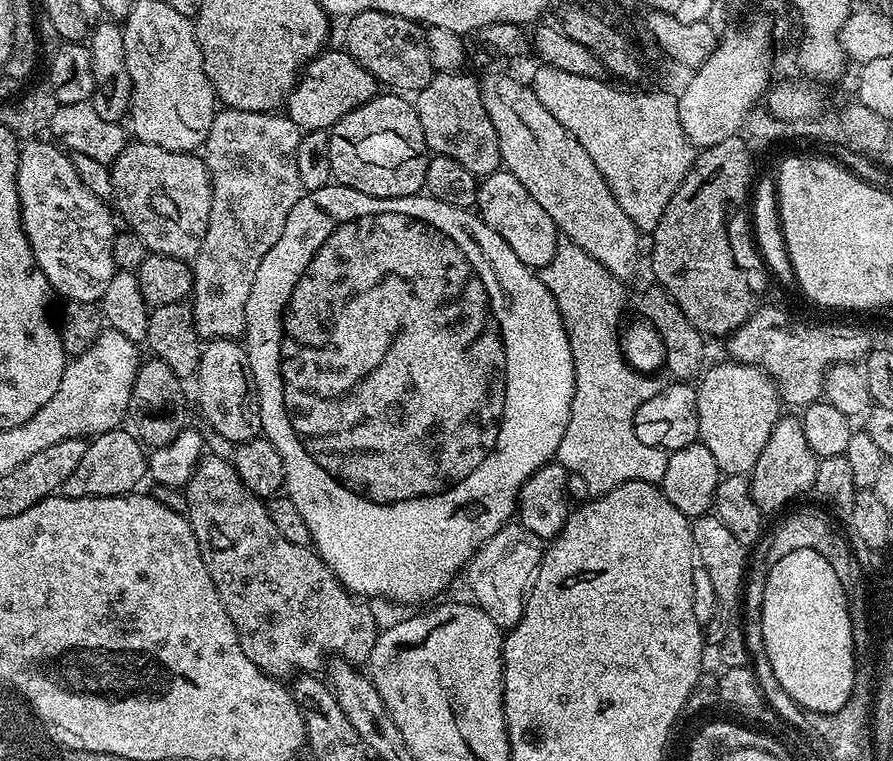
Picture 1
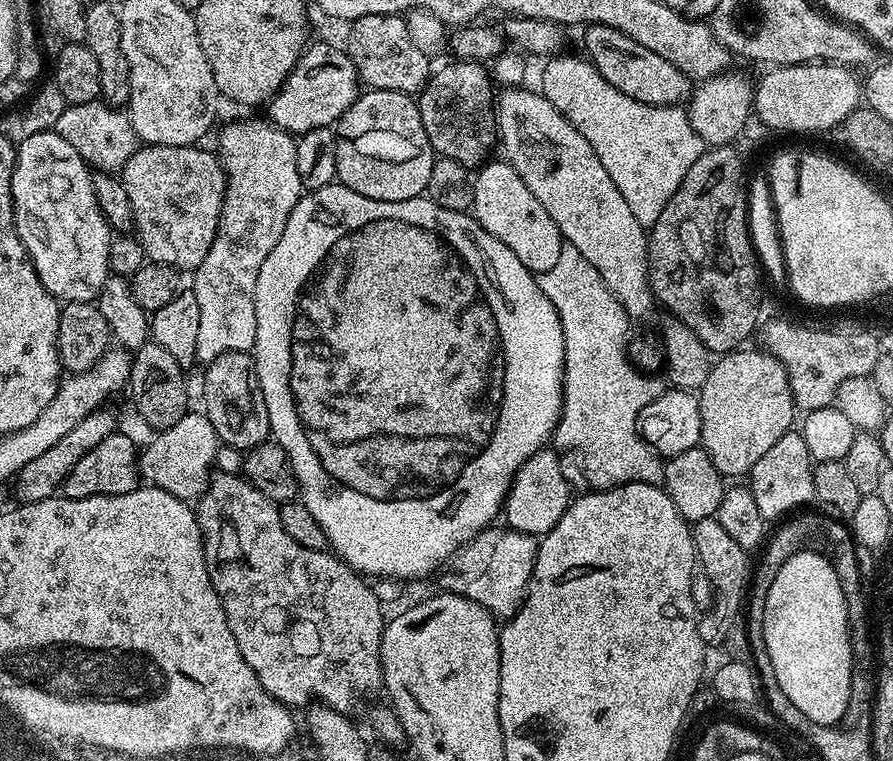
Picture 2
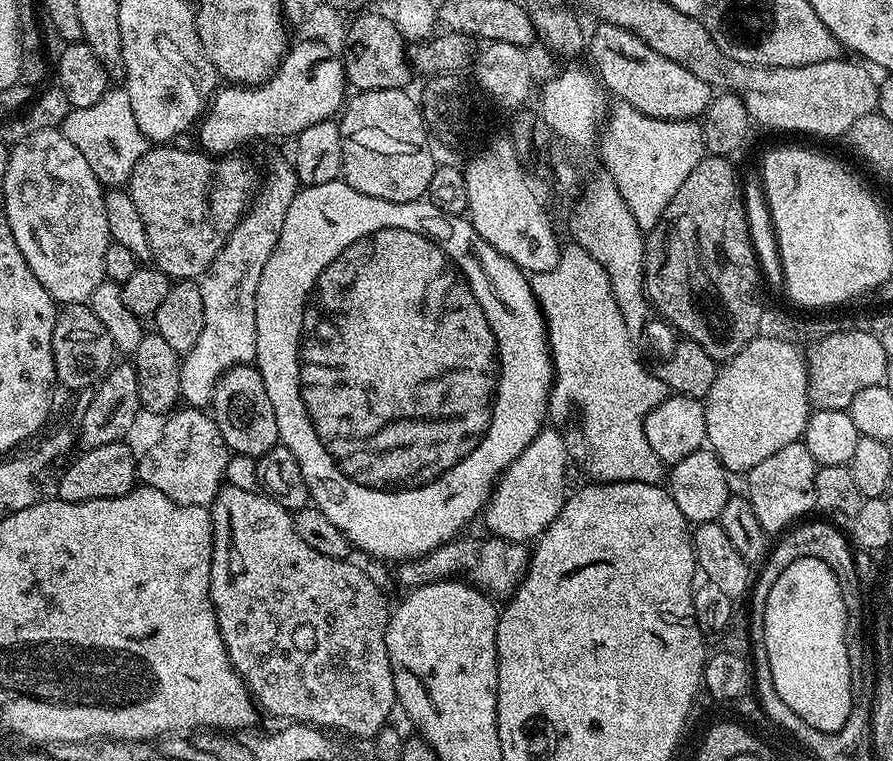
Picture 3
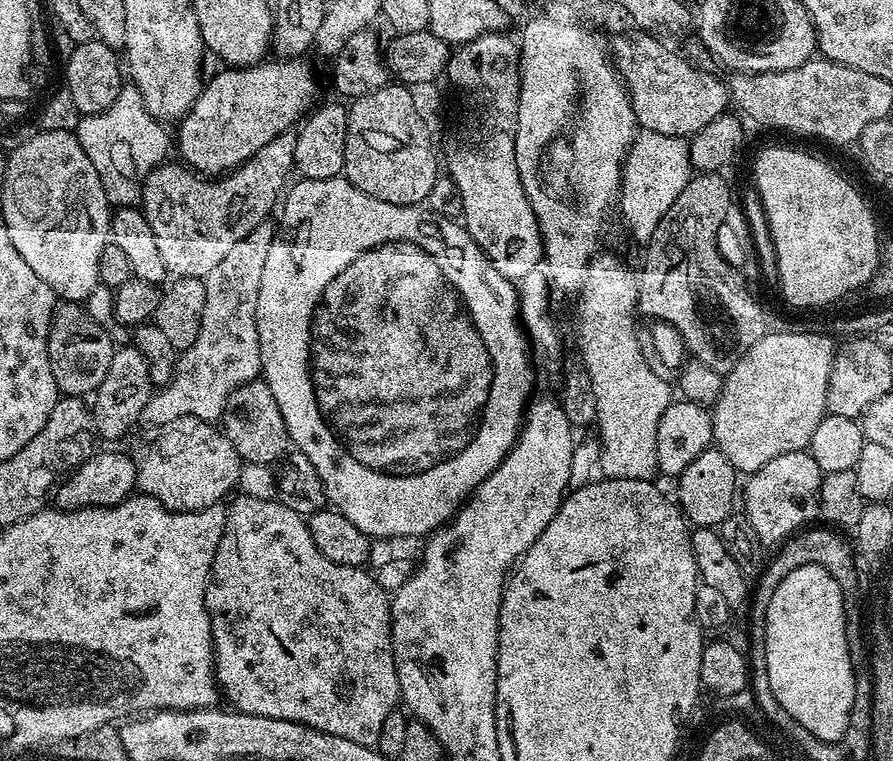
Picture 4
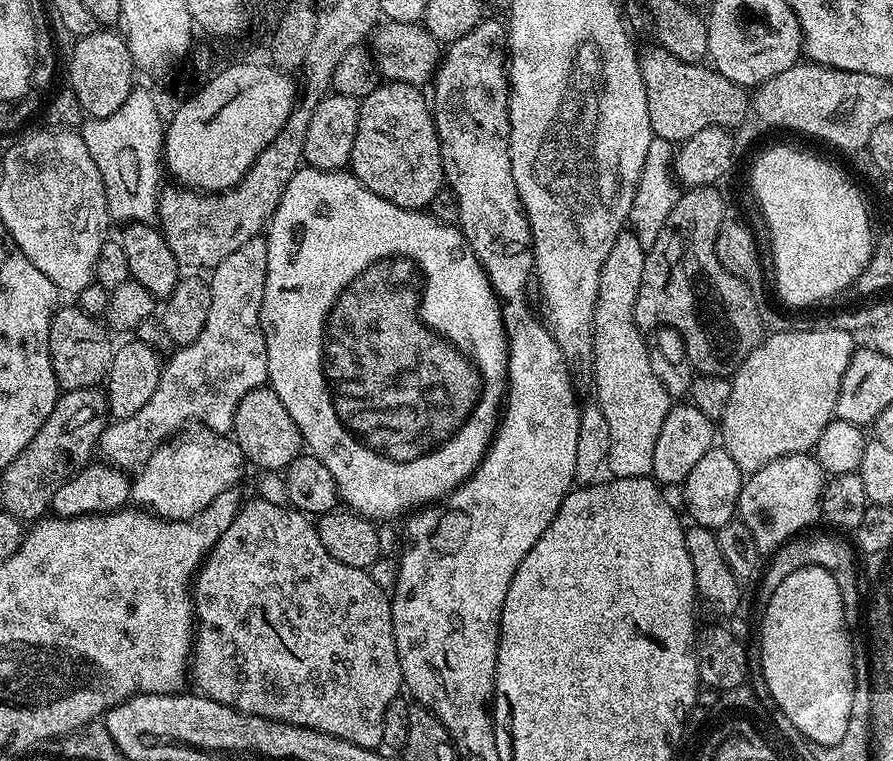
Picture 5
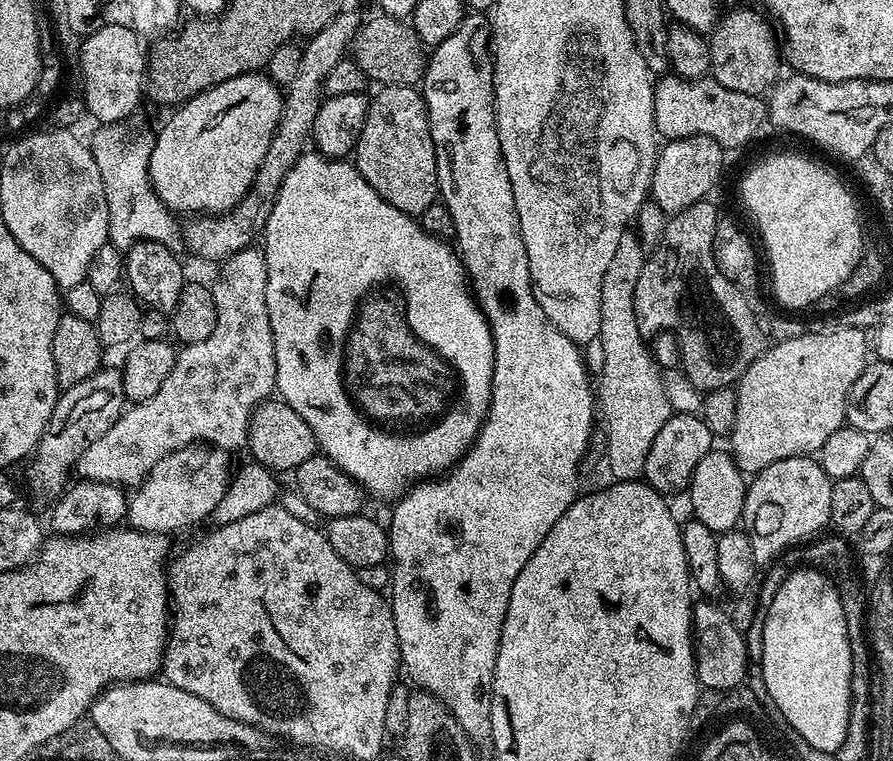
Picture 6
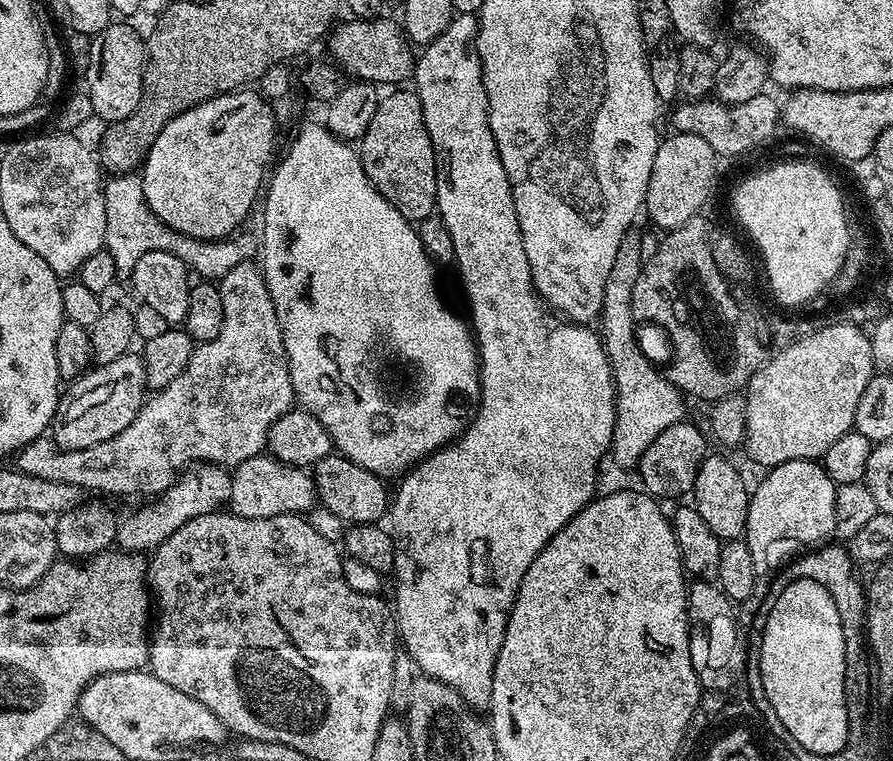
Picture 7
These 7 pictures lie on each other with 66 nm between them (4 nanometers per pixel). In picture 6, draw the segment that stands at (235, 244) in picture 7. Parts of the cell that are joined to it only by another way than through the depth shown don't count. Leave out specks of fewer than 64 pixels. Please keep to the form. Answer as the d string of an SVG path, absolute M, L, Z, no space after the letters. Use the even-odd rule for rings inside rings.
M132 123L100 124L90 139L92 157L98 162L98 174L102 174L102 186L106 190L109 241L118 249L127 250L140 240L149 240L166 246L171 252L183 253L186 245L181 221L176 221L179 219L168 211L148 179L153 133Z

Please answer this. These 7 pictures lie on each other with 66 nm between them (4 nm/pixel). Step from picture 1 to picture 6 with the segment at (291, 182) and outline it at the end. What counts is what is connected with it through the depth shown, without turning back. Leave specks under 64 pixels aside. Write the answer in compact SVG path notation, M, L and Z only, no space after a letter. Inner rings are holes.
M249 246L238 250L233 256L223 261L220 277L217 278L216 284L211 285L212 297L214 298L214 306L218 310L218 322L214 322L214 330L210 333L210 338L206 338L206 342L198 342L197 344L185 344L177 351L176 361L174 362L174 370L170 370L170 374L166 374L166 382L162 382L158 394L154 394L154 398L146 398L145 400L133 403L131 406L125 407L120 413L118 422L114 422L114 426L110 426L110 430L106 430L106 434L102 434L102 438L96 439L93 444L82 454L82 458L78 458L74 472L79 479L93 480L94 482L106 482L107 484L119 484L125 490L136 490L145 478L153 470L154 466L161 462L162 458L167 455L174 454L183 448L192 445L212 445L215 448L224 448L227 450L235 450L234 448L243 449L248 442L248 424L252 421L252 411L259 404L264 403L276 392L276 359L274 358L274 334L270 330L270 314L266 310L266 262L264 261L264 253L259 247Z

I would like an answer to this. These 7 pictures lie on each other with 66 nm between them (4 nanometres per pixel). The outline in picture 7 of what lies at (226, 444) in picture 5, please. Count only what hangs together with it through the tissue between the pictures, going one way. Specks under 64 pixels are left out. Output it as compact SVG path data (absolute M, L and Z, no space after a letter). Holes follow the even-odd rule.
M199 465L195 470L181 473L168 489L155 499L156 502L138 509L125 522L123 519L117 525L117 547L121 551L137 554L152 551L158 545L164 544L175 530L180 529L191 518L221 509L228 501L231 485L232 477L221 465Z

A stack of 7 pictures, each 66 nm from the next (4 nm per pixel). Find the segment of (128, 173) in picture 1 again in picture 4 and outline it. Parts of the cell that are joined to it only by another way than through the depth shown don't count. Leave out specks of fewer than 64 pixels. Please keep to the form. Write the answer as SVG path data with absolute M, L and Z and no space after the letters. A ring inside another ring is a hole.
M289 130L278 134L278 138L266 142L266 146L262 146L262 150L258 150L256 156L251 156L246 163L240 164L223 176L213 178L195 172L183 162L175 162L176 164L165 162L143 177L139 207L146 222L150 222L150 230L154 230L158 251L162 254L162 262L166 262L166 270L169 274L173 277L208 276L210 270L214 270L214 266L218 266L218 262L226 258L226 254L237 242L242 242L242 238L246 238L250 230L254 230L269 219L268 215L271 214L272 207L274 212L289 183L288 175L293 175L296 166L295 146L296 132Z

